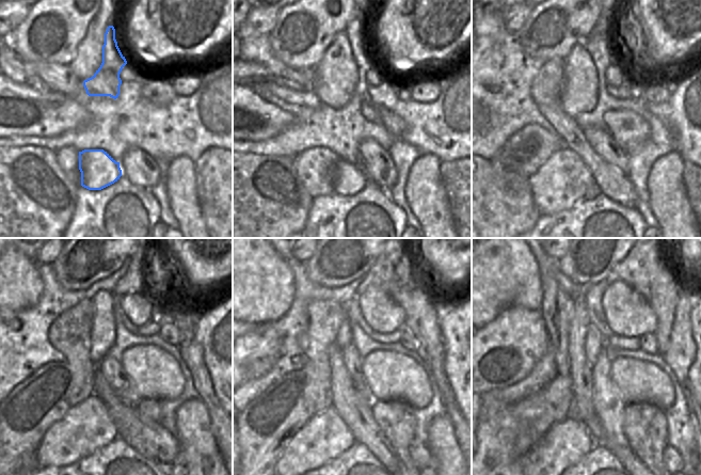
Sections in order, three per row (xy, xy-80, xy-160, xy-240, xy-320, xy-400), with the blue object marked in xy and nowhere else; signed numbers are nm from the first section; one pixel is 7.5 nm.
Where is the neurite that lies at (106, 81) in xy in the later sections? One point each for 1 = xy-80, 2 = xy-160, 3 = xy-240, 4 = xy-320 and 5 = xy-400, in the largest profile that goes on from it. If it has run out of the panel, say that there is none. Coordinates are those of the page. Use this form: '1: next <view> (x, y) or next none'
1: next xy-80 (354, 30)
2: next xy-160 (599, 46)
3: next xy-240 (124, 338)
4: next xy-320 (360, 338)
5: next xy-400 (611, 351)

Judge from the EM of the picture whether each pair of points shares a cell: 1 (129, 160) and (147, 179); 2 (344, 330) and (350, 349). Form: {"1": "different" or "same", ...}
{"1": "same", "2": "different"}

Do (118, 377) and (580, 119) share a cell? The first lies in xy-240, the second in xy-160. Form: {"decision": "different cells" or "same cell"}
{"decision": "different cells"}

